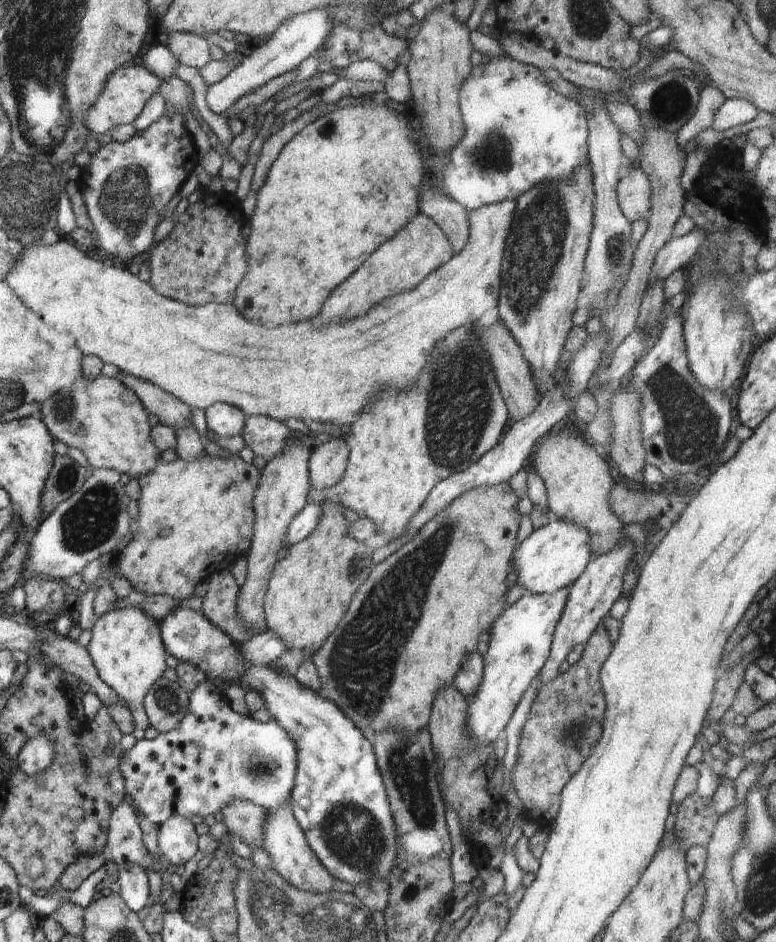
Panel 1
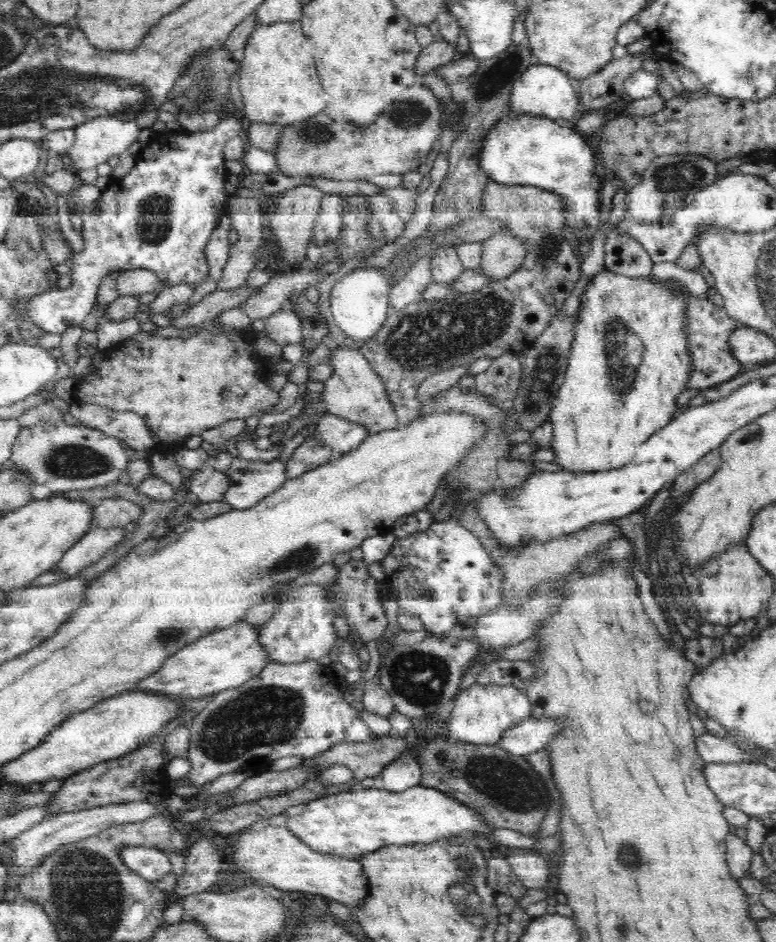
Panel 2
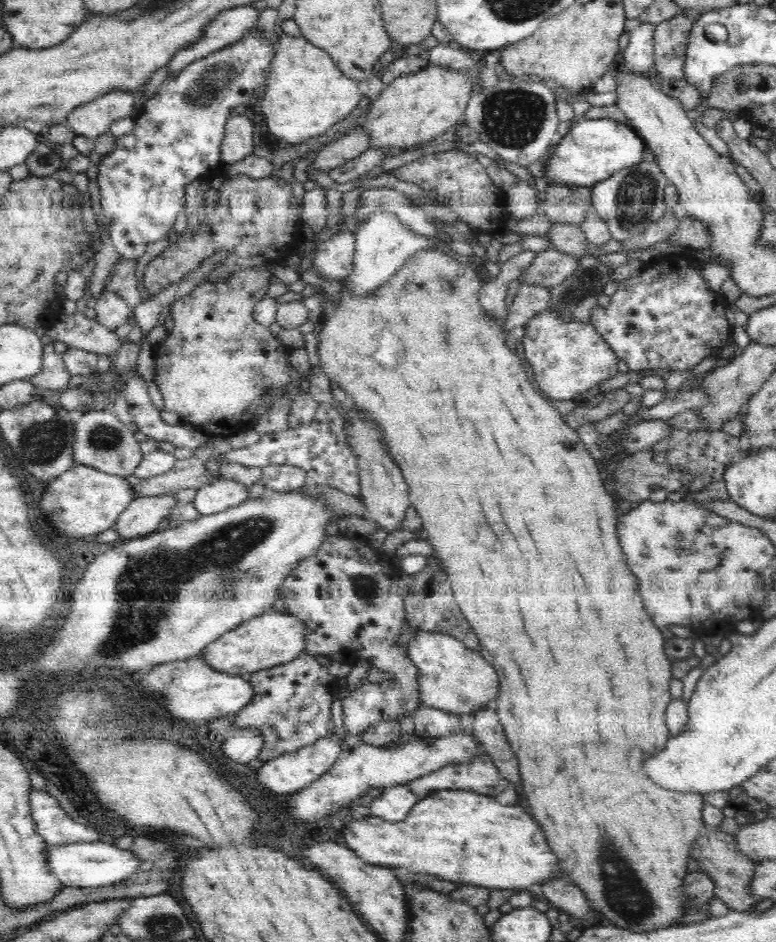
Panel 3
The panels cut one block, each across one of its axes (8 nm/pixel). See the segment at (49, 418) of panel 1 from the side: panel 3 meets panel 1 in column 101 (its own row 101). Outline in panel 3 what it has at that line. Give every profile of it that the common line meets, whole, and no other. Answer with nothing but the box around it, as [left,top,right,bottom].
[363,65,473,150]

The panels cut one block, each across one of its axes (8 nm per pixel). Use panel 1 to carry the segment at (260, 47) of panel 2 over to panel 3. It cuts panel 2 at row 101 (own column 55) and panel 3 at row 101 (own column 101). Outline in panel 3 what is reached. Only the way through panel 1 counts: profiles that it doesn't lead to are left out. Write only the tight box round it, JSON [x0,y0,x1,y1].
[262,33,364,145]

